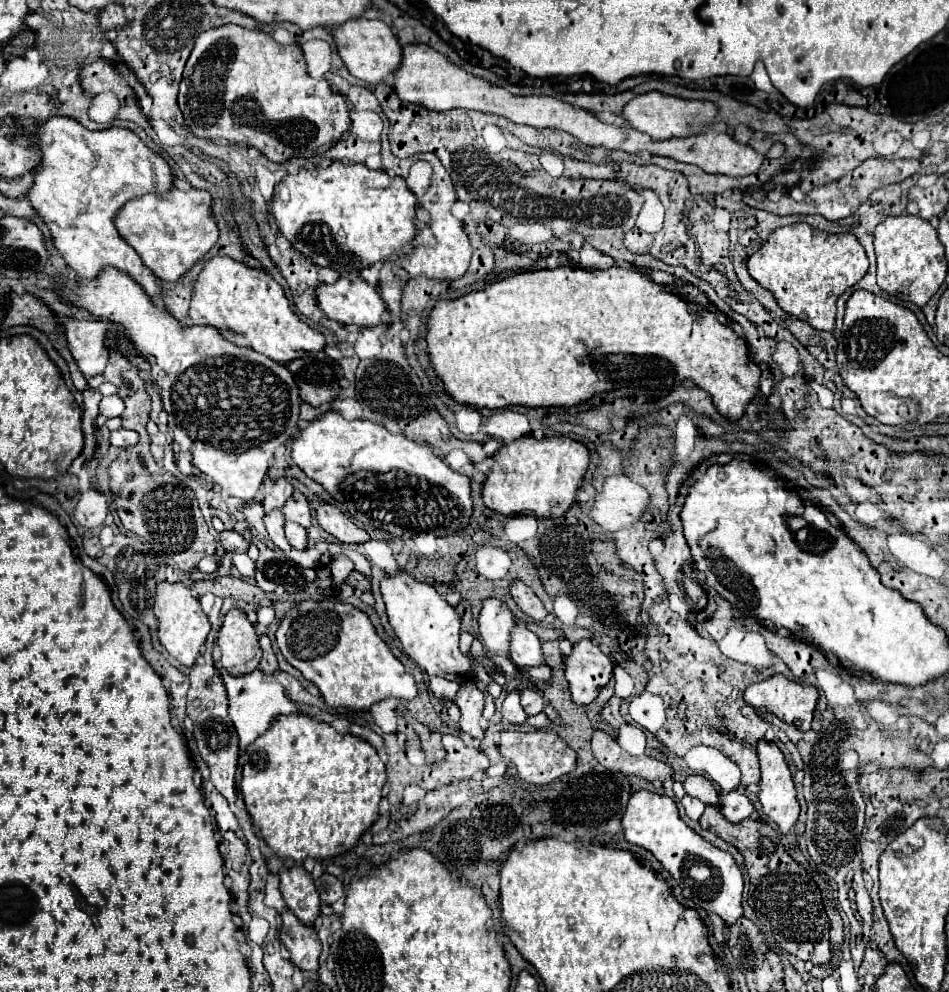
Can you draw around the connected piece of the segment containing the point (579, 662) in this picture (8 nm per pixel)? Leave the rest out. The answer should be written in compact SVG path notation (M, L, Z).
M591 640L575 642L571 654L563 656L563 664L571 700L579 706L591 704L613 674L611 658L603 654Z

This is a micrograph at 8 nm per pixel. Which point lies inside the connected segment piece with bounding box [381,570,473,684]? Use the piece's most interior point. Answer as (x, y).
(428, 628)

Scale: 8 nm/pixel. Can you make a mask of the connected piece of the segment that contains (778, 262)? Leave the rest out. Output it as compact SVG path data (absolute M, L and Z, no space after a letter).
M805 222L777 228L747 262L749 274L769 290L777 304L817 330L833 330L837 298L869 268L865 248L853 234L827 234Z

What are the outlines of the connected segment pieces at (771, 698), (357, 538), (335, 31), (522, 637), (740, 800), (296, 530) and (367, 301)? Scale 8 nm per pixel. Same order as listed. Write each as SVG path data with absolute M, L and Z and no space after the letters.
M775 674L763 682L753 682L745 690L745 702L753 708L767 708L787 724L799 730L811 730L813 710L817 706L817 688L799 684L783 674Z
M321 504L317 508L317 522L319 526L329 532L331 536L335 536L339 542L345 544L365 544L369 540L369 534L355 526L337 506L333 504Z
M367 18L347 20L345 24L333 26L331 36L347 70L359 80L367 82L389 80L395 68L401 64L401 44L397 42L391 28L383 20L367 20Z
M517 624L511 632L509 658L511 658L513 664L517 664L521 668L523 666L541 666L541 664L545 664L539 638L521 624Z
M733 790L731 794L721 794L719 796L719 806L721 806L723 816L729 822L741 822L745 818L751 818L753 810L755 810L753 804L749 802L749 798L739 790Z
M285 522L285 538L289 540L289 544L297 550L305 550L307 548L307 532L303 526L293 524L293 522Z
M341 276L333 284L321 282L315 288L315 300L317 300L317 306L325 312L325 316L339 322L339 324L355 324L359 328L385 326L387 324L387 308L383 304L383 300L379 298L379 292L361 278Z

